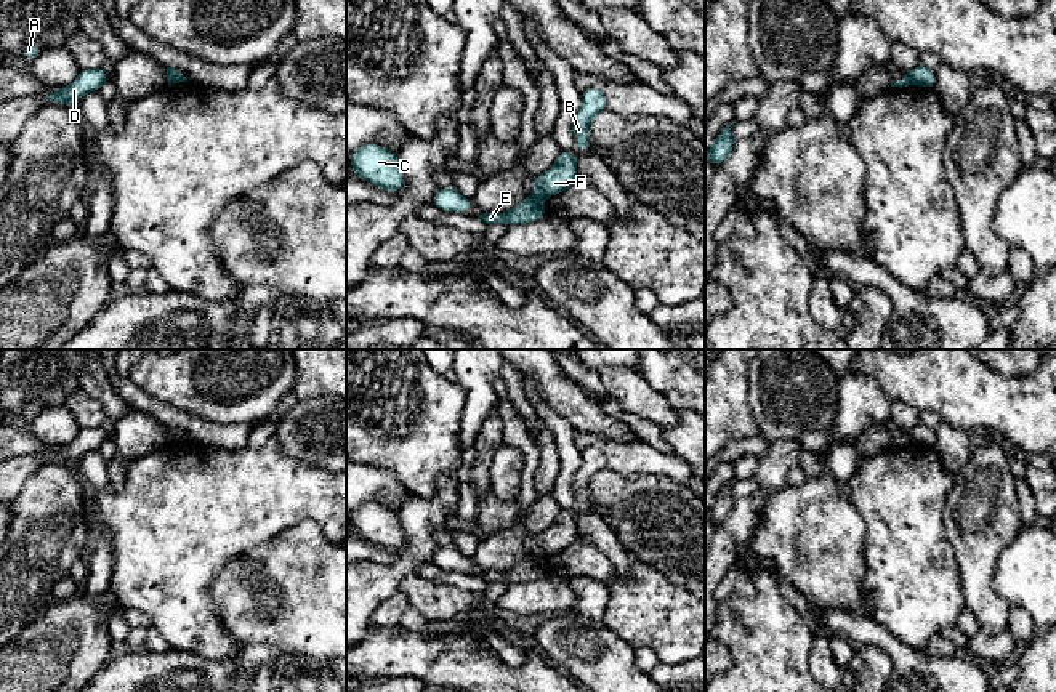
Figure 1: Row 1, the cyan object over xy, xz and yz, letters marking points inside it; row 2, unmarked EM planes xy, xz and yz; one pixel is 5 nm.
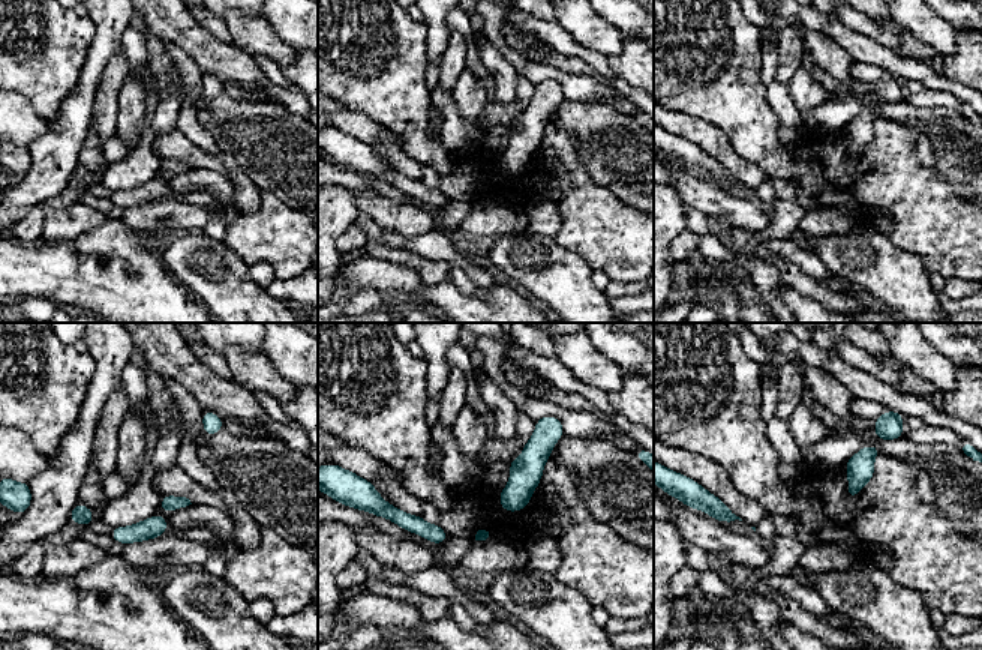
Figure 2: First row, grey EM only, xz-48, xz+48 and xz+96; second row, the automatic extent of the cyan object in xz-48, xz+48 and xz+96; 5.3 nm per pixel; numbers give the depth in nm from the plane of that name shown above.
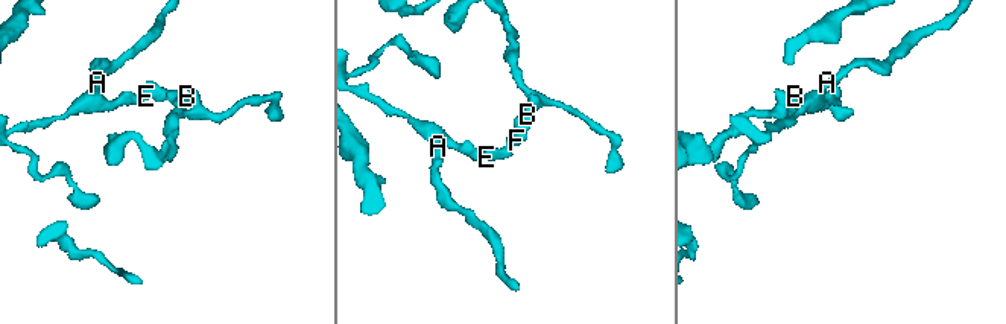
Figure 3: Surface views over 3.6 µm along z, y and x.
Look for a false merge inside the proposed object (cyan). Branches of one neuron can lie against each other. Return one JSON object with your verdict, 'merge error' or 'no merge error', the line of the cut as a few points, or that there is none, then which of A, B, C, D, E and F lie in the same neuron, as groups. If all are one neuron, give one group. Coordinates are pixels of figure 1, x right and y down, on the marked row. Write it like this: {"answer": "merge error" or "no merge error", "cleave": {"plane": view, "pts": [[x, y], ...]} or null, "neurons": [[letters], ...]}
{"answer": "merge error", "cleave": {"plane": "xz", "pts": [[532, 194], [540, 199]]}, "neurons": [["A", "C", "D", "E"], ["B", "F"]]}

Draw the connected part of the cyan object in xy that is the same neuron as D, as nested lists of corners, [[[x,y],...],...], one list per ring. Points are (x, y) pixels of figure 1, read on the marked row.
[[[104,67],[80,70],[77,78],[59,90],[46,95],[50,103],[69,104],[77,103],[83,95],[99,91],[104,82],[109,78],[109,72]]]

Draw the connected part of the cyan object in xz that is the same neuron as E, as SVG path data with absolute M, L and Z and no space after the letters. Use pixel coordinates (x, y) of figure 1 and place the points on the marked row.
M529 195L519 205L516 205L513 210L506 213L497 213L497 211L479 213L479 218L486 224L502 223L505 226L532 223L545 216L546 216L546 208L542 199L535 195Z

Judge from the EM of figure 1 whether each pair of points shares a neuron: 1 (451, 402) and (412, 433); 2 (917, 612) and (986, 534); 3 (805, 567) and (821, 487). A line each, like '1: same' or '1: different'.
1: same
2: different
3: same

